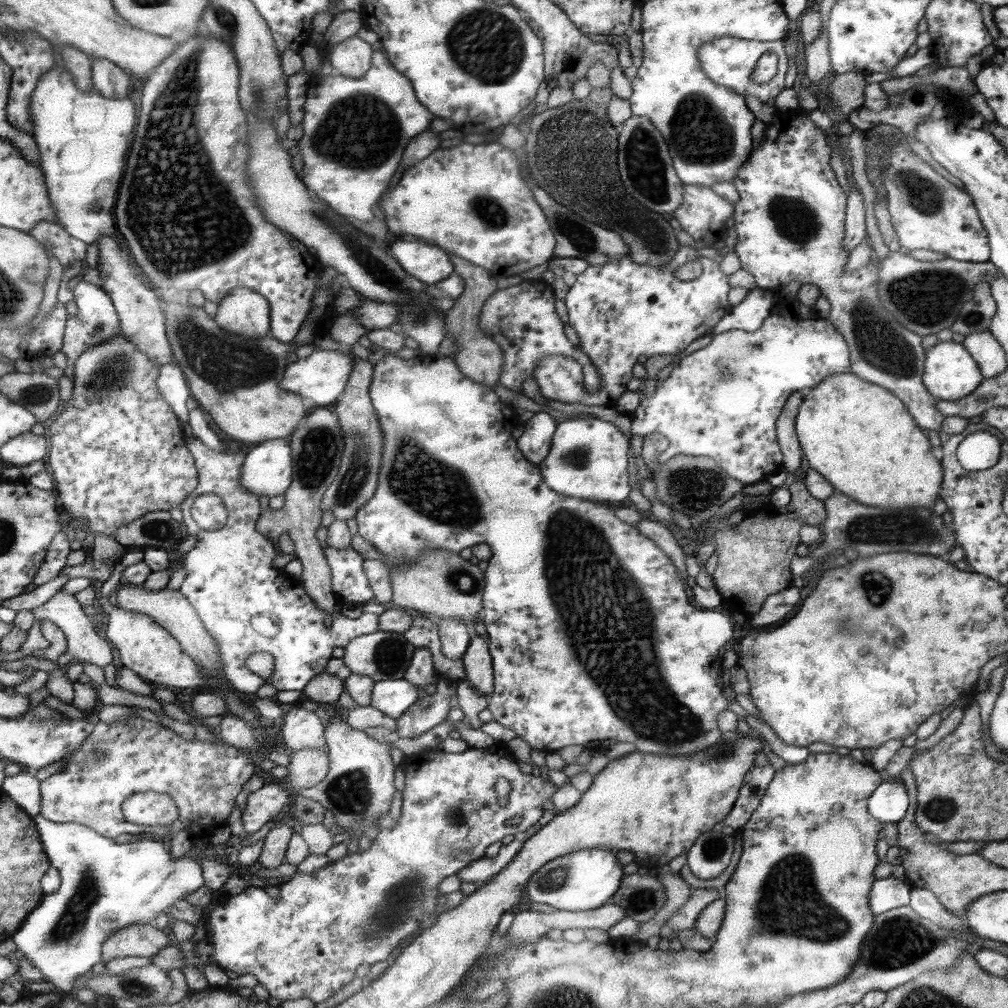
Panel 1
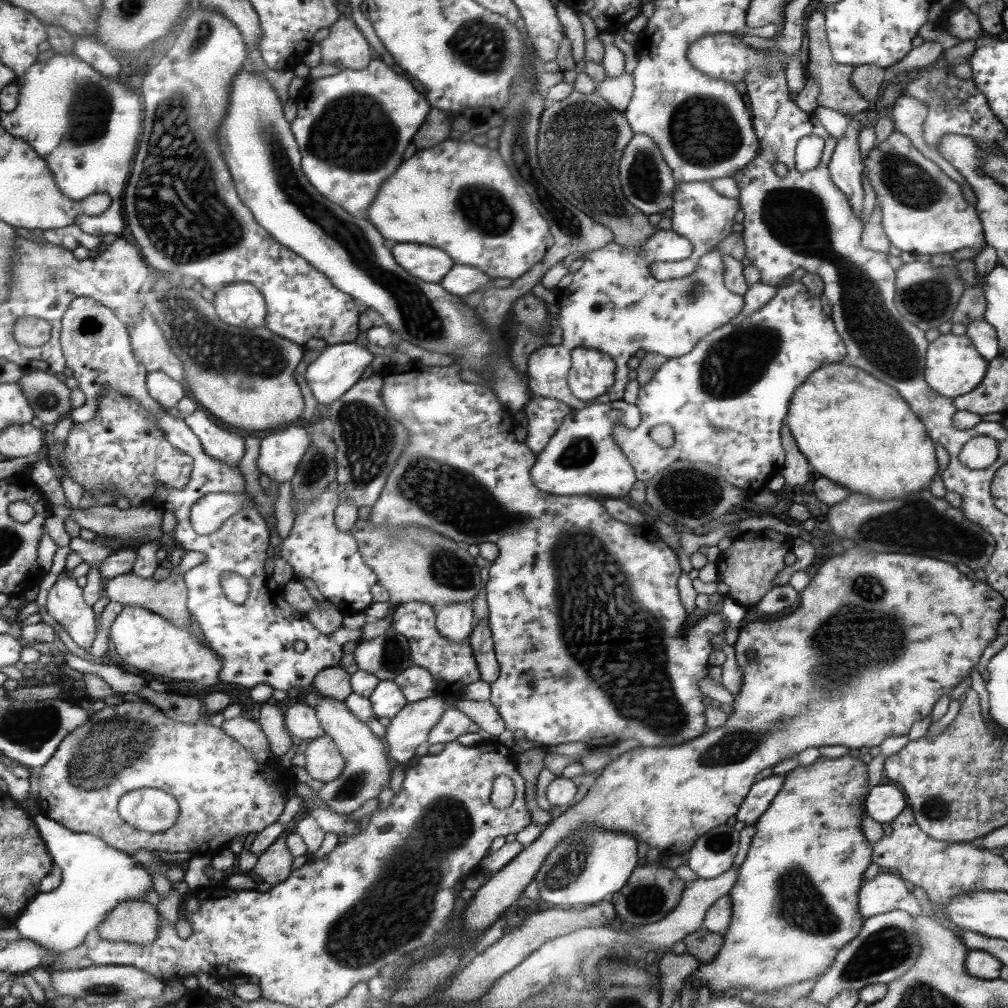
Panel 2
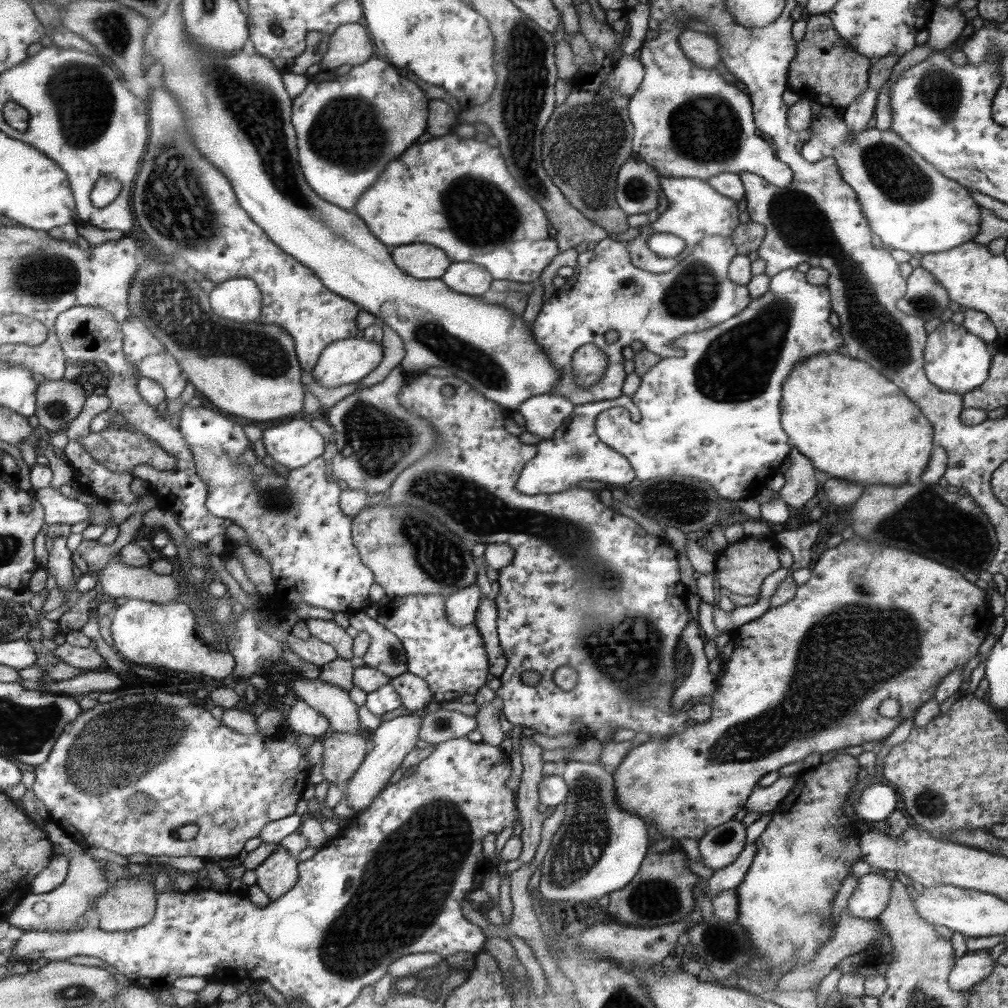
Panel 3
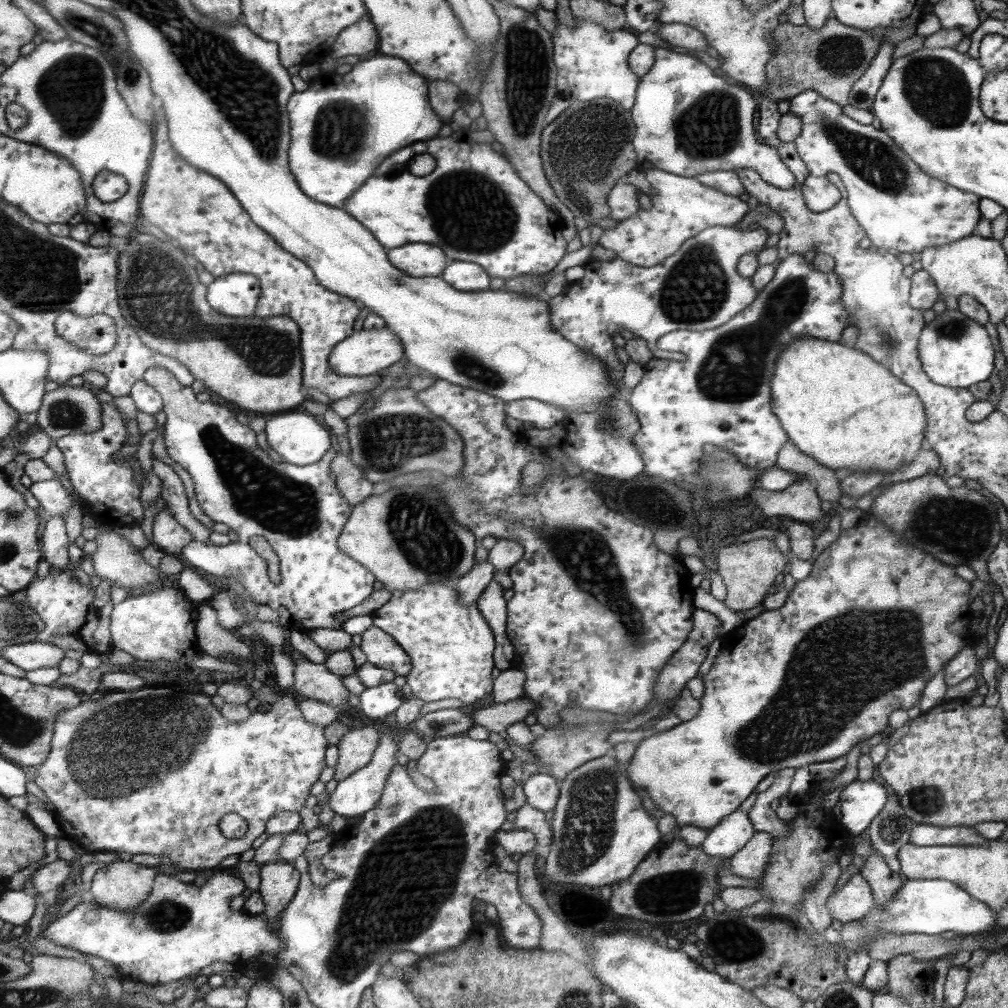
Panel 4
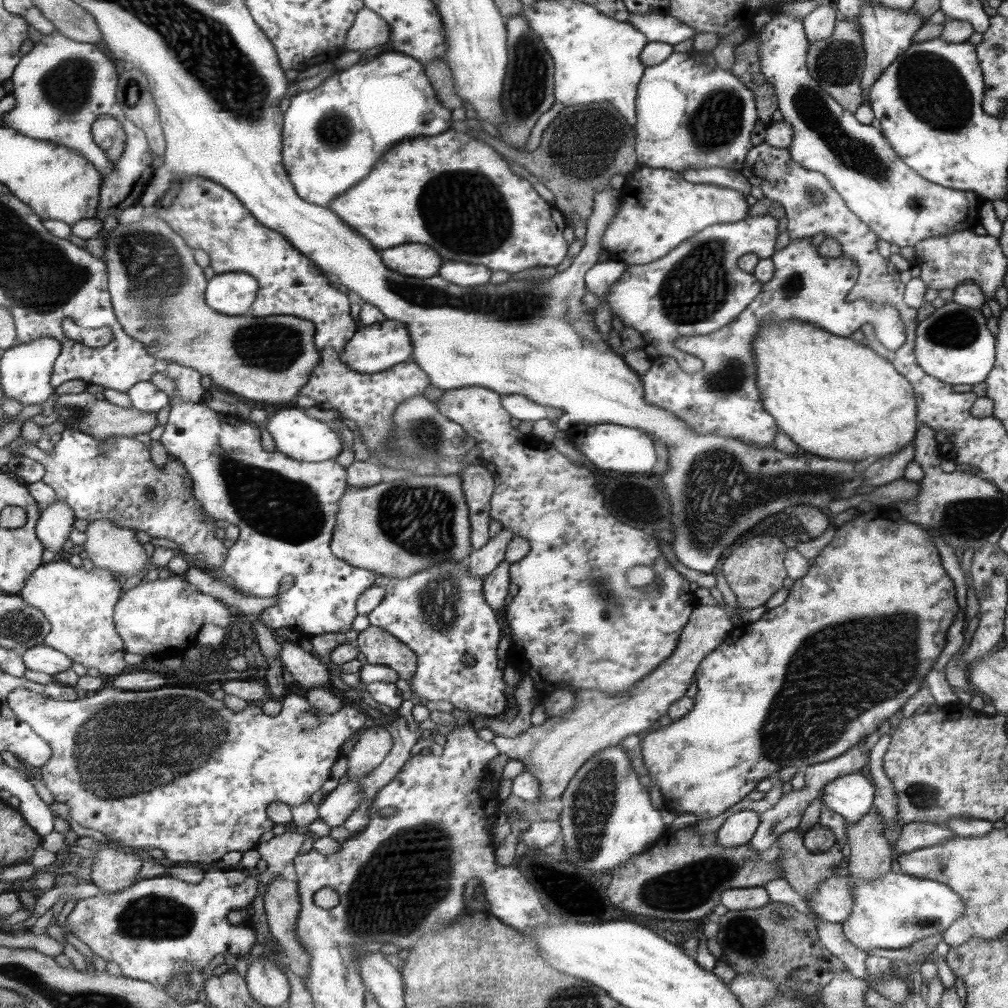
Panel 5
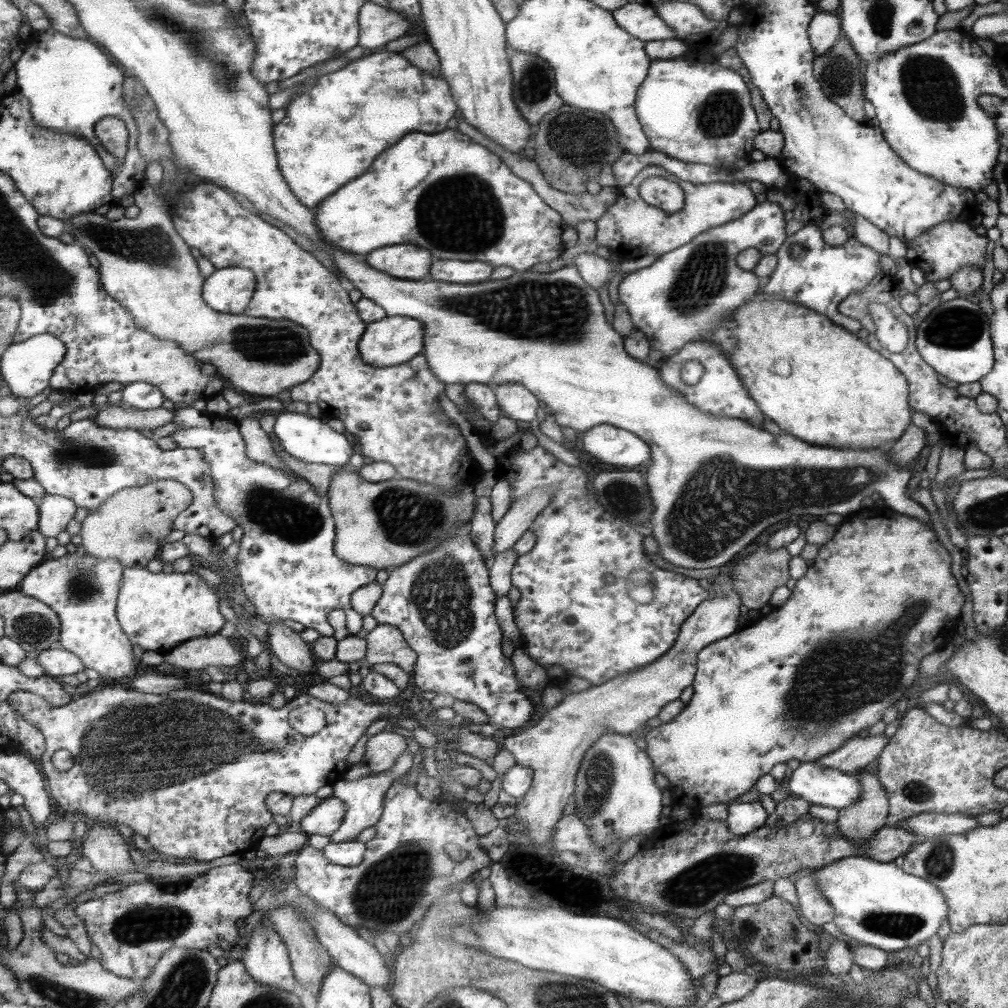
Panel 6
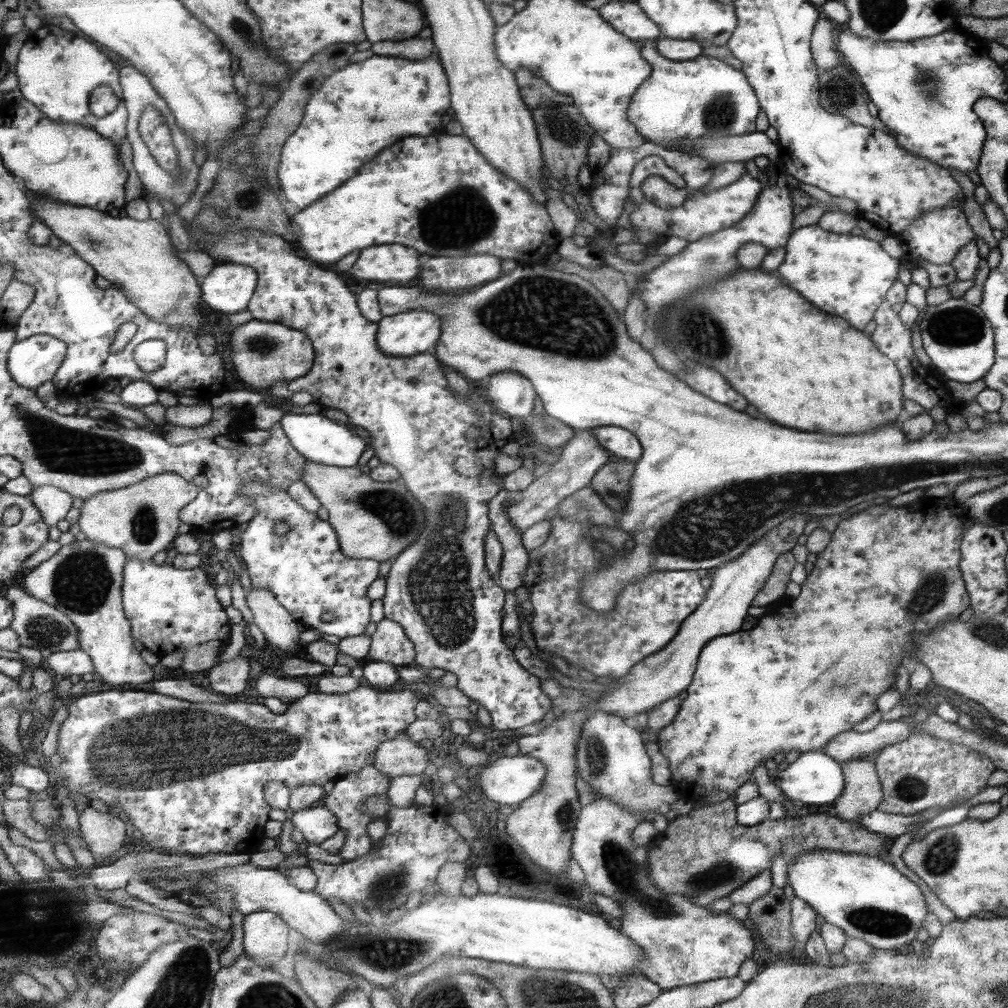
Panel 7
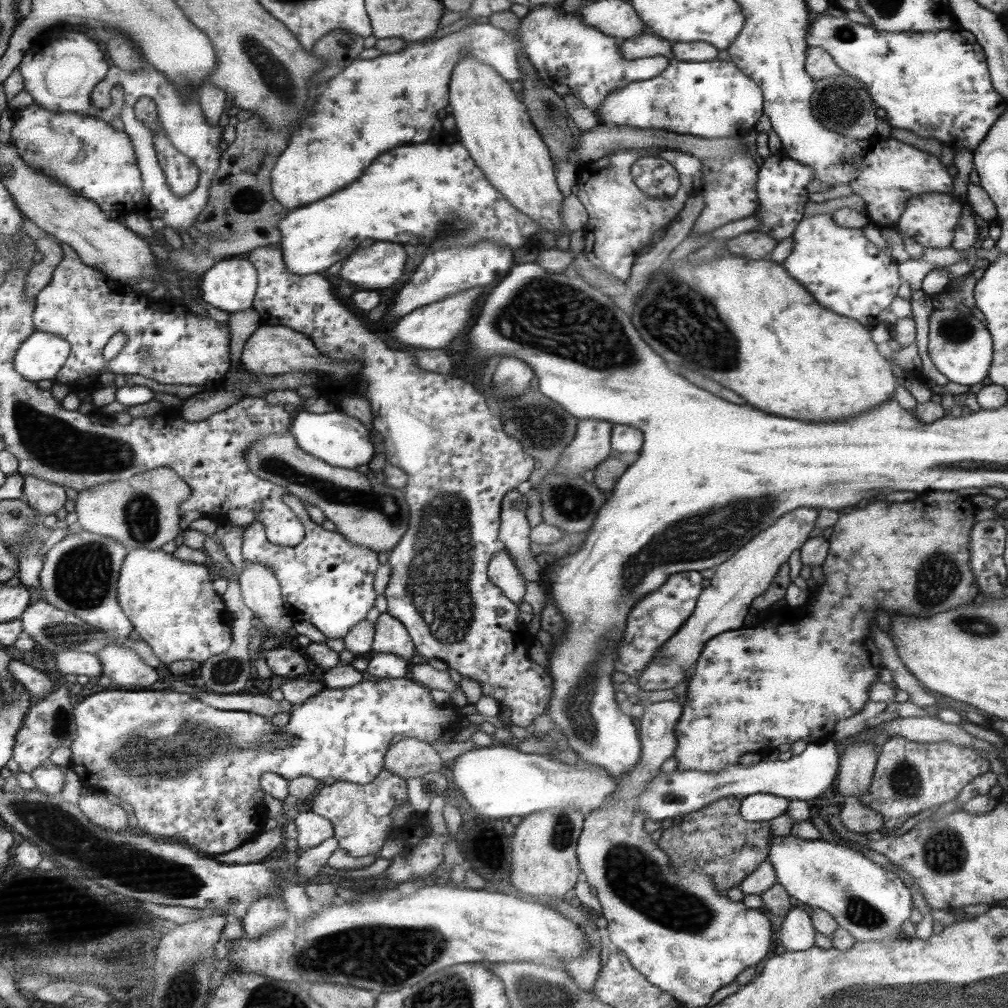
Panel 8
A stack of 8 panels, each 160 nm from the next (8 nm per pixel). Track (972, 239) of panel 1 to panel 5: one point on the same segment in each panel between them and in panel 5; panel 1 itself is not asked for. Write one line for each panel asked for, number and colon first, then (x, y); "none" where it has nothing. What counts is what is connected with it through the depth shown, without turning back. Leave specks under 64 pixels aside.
2: (923, 212)
3: (909, 204)
4: (899, 206)
5: (899, 206)

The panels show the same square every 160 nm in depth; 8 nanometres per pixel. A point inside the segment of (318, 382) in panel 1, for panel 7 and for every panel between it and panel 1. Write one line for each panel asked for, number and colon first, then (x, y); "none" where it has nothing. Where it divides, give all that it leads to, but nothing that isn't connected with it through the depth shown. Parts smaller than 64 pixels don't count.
2: (333, 371)
3: (350, 360)
4: (366, 352)
5: (377, 348)
6: (391, 341)
7: (415, 331)

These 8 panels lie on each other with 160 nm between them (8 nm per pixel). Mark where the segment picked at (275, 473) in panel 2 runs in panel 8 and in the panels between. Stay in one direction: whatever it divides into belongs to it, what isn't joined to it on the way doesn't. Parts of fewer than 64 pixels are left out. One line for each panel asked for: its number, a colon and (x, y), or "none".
3: (293, 445)
4: (298, 438)
5: (295, 435)
6: (306, 439)
7: (320, 441)
8: (323, 432)

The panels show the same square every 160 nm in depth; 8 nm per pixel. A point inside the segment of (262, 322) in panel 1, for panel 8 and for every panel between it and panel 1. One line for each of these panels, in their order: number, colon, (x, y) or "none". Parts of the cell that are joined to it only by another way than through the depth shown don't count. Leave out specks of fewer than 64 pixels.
2: (240, 304)
3: (239, 299)
4: (237, 295)
5: (232, 293)
6: (229, 290)
7: (228, 288)
8: (230, 285)

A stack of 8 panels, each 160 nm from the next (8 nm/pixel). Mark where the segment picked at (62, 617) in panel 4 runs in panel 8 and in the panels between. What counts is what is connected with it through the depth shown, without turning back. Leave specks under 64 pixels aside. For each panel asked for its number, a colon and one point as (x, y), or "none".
5: (80, 605)
6: (84, 591)
7: (84, 579)
8: (81, 574)

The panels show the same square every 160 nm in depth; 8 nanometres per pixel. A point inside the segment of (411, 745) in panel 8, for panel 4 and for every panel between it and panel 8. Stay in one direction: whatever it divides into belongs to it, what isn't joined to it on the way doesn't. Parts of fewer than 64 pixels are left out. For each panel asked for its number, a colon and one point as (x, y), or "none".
4: (355, 748)
5: (371, 746)
6: (381, 749)
7: (398, 756)

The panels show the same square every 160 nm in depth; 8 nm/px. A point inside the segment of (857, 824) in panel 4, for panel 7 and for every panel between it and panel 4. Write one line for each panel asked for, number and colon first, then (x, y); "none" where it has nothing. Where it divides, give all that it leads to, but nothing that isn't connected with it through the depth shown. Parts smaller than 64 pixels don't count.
5: (851, 796)
6: (821, 786)
7: (813, 778)

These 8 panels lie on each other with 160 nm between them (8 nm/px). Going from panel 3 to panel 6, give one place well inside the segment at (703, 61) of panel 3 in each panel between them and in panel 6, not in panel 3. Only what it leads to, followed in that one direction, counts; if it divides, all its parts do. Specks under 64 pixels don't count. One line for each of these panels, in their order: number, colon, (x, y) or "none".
4: (680, 35)
5: (657, 28)
6: (641, 21)

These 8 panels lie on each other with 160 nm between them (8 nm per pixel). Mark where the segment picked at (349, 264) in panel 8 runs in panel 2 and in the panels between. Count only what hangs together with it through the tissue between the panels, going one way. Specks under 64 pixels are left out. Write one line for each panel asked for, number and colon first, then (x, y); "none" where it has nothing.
2: (431, 265)
3: (423, 260)
4: (420, 259)
5: (419, 260)
6: (407, 262)
7: (393, 264)

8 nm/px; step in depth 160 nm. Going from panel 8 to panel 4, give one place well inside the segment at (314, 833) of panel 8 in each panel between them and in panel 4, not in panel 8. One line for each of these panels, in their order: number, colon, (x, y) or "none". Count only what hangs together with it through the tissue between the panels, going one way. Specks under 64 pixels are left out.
4: (359, 792)
5: (335, 806)
6: (326, 816)
7: (316, 824)

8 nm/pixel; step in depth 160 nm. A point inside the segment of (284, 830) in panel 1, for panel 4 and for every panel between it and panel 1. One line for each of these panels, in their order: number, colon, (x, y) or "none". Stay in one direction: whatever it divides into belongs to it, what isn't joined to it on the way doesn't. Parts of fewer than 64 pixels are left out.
2: (273, 865)
3: (275, 875)
4: (279, 880)

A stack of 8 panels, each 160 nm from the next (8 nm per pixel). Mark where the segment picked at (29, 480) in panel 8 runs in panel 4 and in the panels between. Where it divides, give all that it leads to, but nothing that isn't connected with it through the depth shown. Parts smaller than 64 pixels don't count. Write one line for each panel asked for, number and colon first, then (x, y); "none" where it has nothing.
4: (55, 540)
5: (55, 527)
6: (56, 512)
7: (55, 505)

